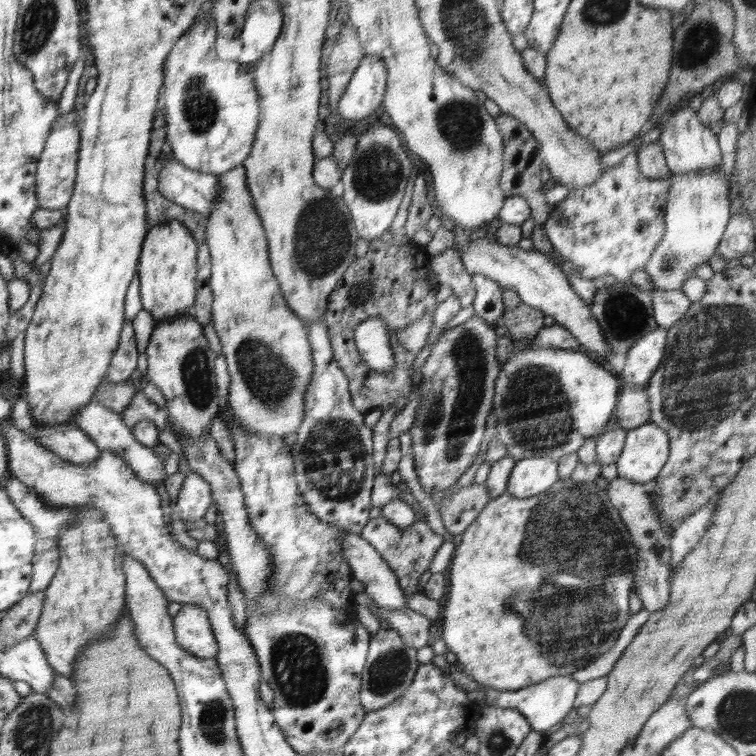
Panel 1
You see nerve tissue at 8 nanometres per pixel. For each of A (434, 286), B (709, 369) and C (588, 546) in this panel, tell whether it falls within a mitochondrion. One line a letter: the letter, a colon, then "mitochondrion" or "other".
A: other
B: mitochondrion
C: mitochondrion

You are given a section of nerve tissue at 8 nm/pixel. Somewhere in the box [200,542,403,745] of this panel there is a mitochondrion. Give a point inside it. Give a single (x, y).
(299, 666)

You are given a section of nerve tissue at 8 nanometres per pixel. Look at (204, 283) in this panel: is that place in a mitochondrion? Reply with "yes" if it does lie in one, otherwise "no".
no

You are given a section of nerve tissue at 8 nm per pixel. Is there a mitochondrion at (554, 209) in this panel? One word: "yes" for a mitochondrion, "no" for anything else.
no

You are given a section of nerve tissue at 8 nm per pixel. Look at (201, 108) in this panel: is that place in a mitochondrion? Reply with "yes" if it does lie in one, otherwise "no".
yes

